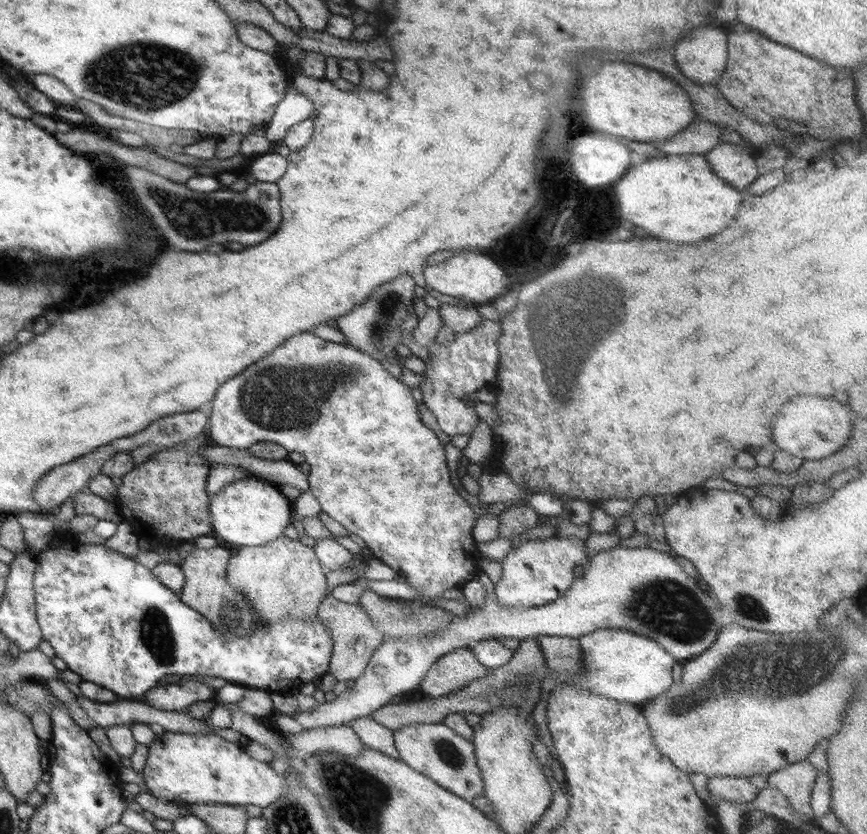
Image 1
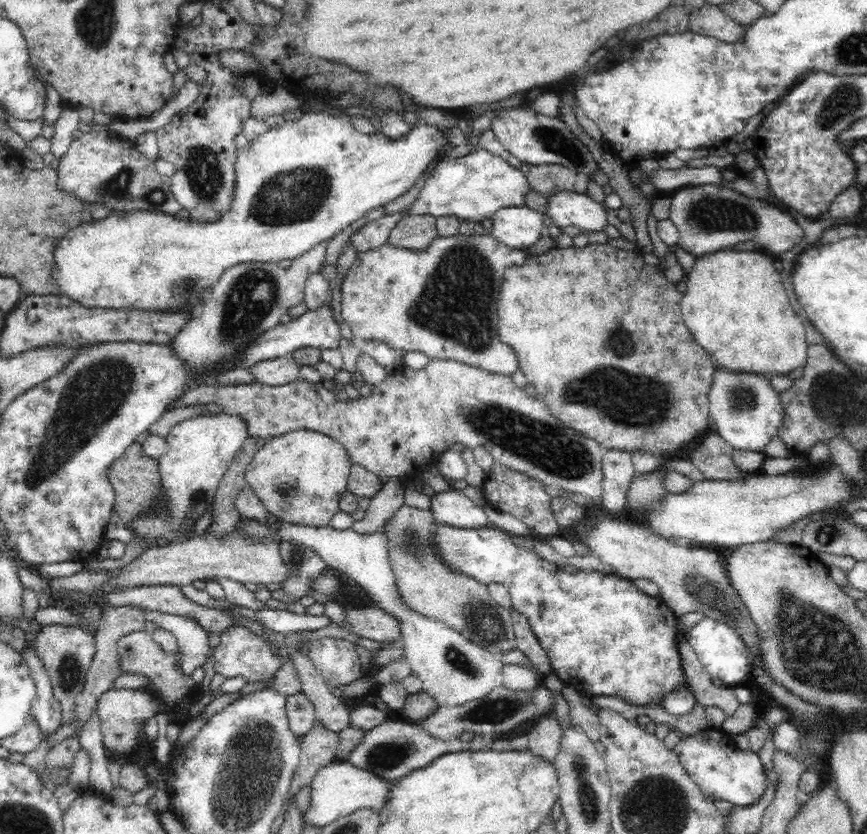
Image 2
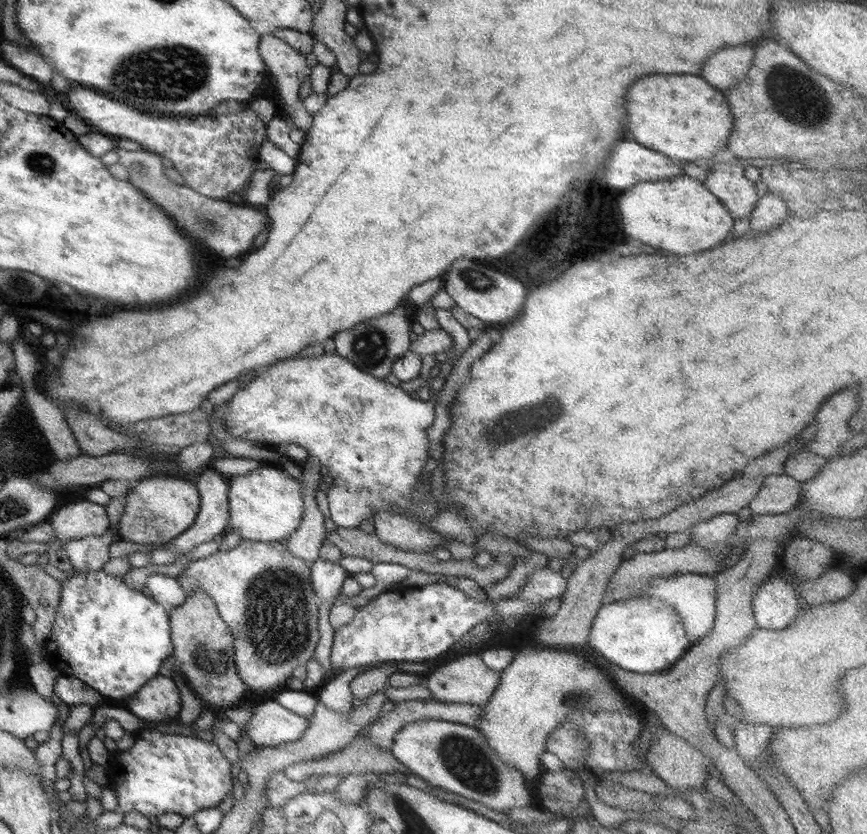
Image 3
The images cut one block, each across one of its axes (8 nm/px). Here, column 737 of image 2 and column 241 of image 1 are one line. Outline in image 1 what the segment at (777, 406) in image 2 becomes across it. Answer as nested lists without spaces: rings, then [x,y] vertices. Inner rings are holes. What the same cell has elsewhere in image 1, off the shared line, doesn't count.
[[[301,332],[289,335],[281,345],[273,347],[267,355],[257,362],[245,367],[239,374],[229,378],[217,389],[214,400],[211,400],[211,426],[206,434],[207,443],[210,445],[247,449],[257,442],[273,442],[288,452],[297,452],[303,456],[304,462],[310,467],[308,480],[308,491],[310,491],[329,518],[339,523],[347,532],[356,534],[366,544],[365,548],[371,552],[372,557],[378,558],[391,570],[404,577],[405,581],[415,592],[419,592],[421,599],[413,600],[423,604],[435,598],[441,598],[445,590],[449,588],[462,587],[464,583],[481,572],[479,562],[481,554],[475,548],[475,541],[471,532],[476,519],[471,506],[459,496],[449,481],[449,471],[442,446],[435,434],[426,428],[419,419],[417,402],[411,396],[410,388],[401,383],[383,369],[379,361],[369,357],[367,354],[347,344],[335,344],[317,338],[312,332]]]

